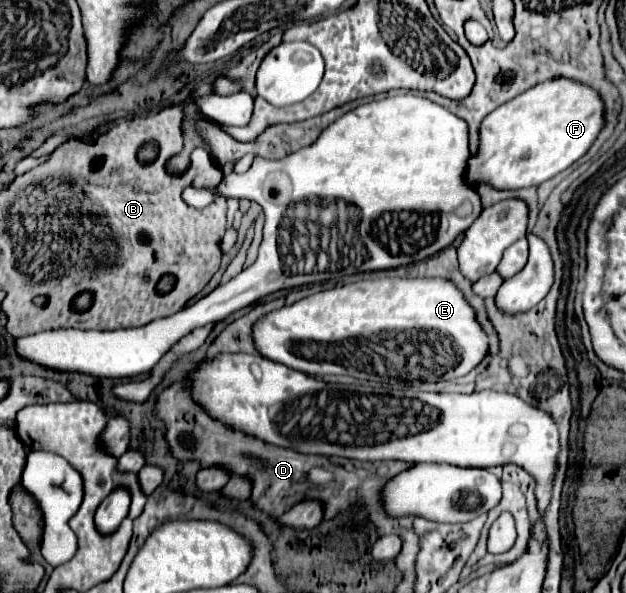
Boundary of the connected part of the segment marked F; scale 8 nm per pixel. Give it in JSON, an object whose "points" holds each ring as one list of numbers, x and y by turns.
{"points":[[551,78,527,92,519,94,517,98,505,102,495,112,491,112,481,124,481,152,471,156,469,160,469,180,489,182,501,190,517,190,527,186,539,186,545,180,553,178,555,174,567,170,573,162,587,154,587,150,597,140,599,132,605,126,605,102,599,92,595,92,587,84,579,84,577,80,565,78]]}

